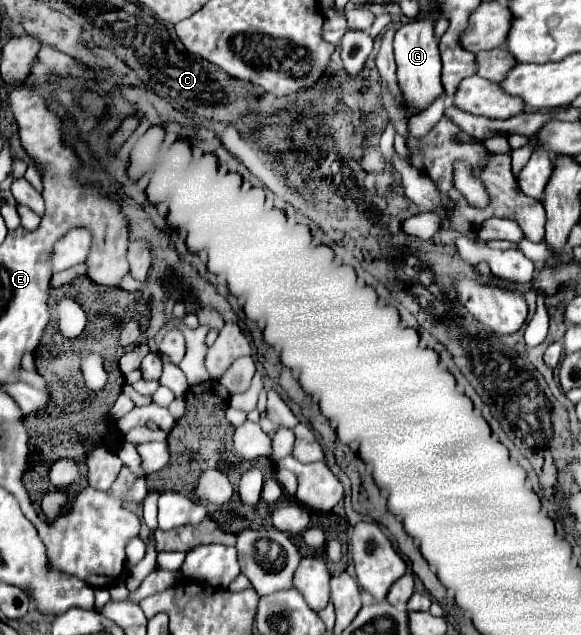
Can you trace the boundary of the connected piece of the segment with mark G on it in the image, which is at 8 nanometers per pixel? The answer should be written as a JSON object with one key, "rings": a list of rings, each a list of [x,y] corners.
{"rings":[[[425,16],[421,20],[413,18],[399,26],[395,32],[395,60],[397,60],[397,78],[403,90],[405,102],[423,110],[431,104],[441,92],[441,58],[439,58],[439,38],[435,36],[435,18]]]}

